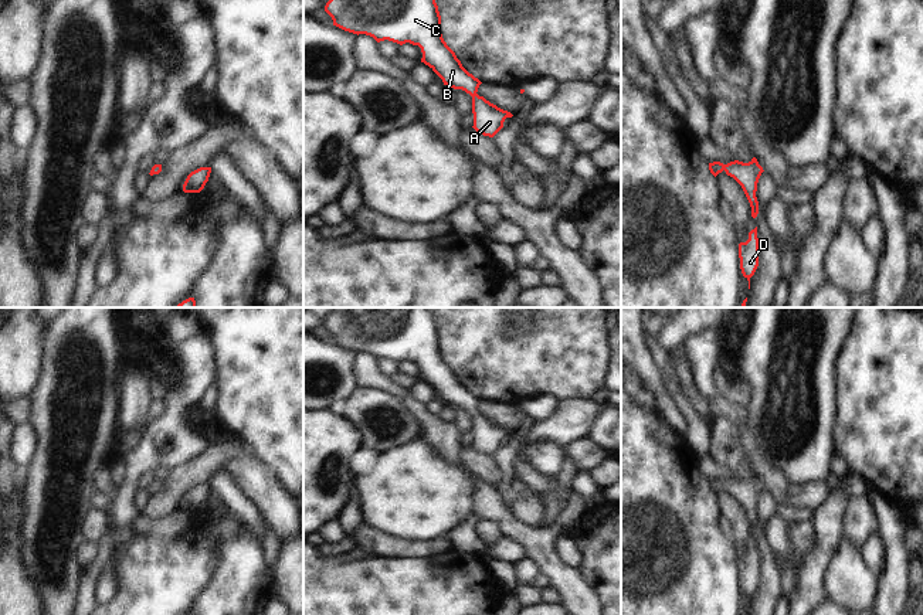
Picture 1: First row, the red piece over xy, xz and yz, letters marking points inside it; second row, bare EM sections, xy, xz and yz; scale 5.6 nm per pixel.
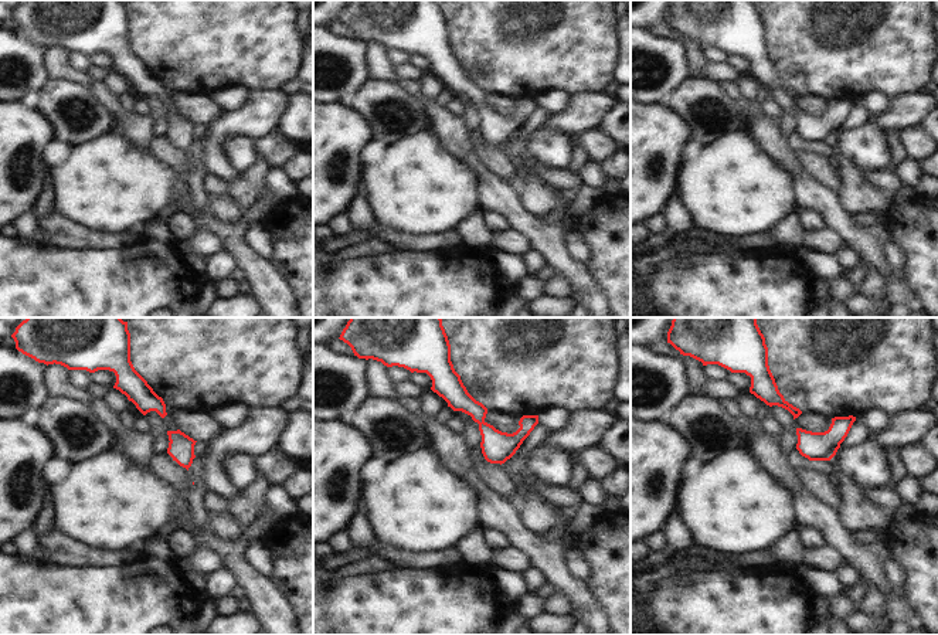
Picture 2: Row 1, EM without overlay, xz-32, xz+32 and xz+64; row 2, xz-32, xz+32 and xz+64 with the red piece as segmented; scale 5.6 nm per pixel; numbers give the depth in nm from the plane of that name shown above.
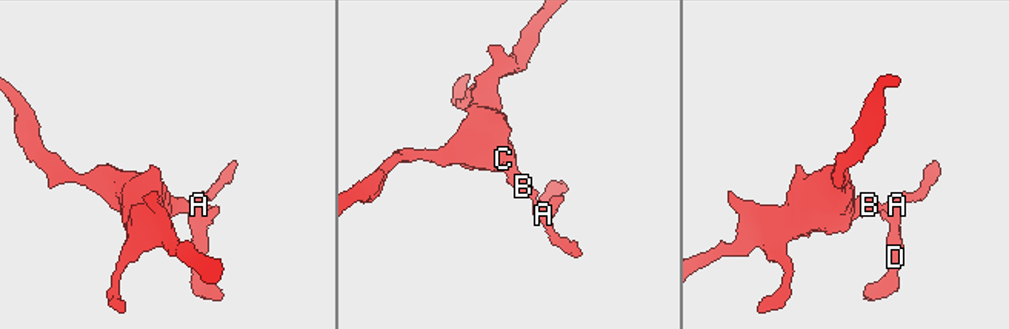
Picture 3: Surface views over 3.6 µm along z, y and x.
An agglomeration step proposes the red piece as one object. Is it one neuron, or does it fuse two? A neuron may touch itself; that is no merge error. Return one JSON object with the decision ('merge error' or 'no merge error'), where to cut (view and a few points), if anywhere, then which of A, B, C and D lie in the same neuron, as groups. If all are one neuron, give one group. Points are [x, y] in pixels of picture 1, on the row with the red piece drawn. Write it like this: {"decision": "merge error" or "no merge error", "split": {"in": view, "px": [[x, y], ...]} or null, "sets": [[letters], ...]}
{"decision": "no merge error", "split": null, "sets": [["A", "B", "C", "D"]]}

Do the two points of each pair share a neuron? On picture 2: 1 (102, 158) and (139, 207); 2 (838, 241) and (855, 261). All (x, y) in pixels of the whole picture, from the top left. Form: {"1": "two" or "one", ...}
{"1": "one", "2": "two"}

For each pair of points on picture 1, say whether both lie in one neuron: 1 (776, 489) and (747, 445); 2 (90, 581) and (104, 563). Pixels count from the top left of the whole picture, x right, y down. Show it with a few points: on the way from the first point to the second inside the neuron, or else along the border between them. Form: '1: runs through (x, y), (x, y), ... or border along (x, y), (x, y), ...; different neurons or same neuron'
1: runs through (770, 478), (754, 456); same neuron
2: runs through (92, 577), (99, 567); same neuron

